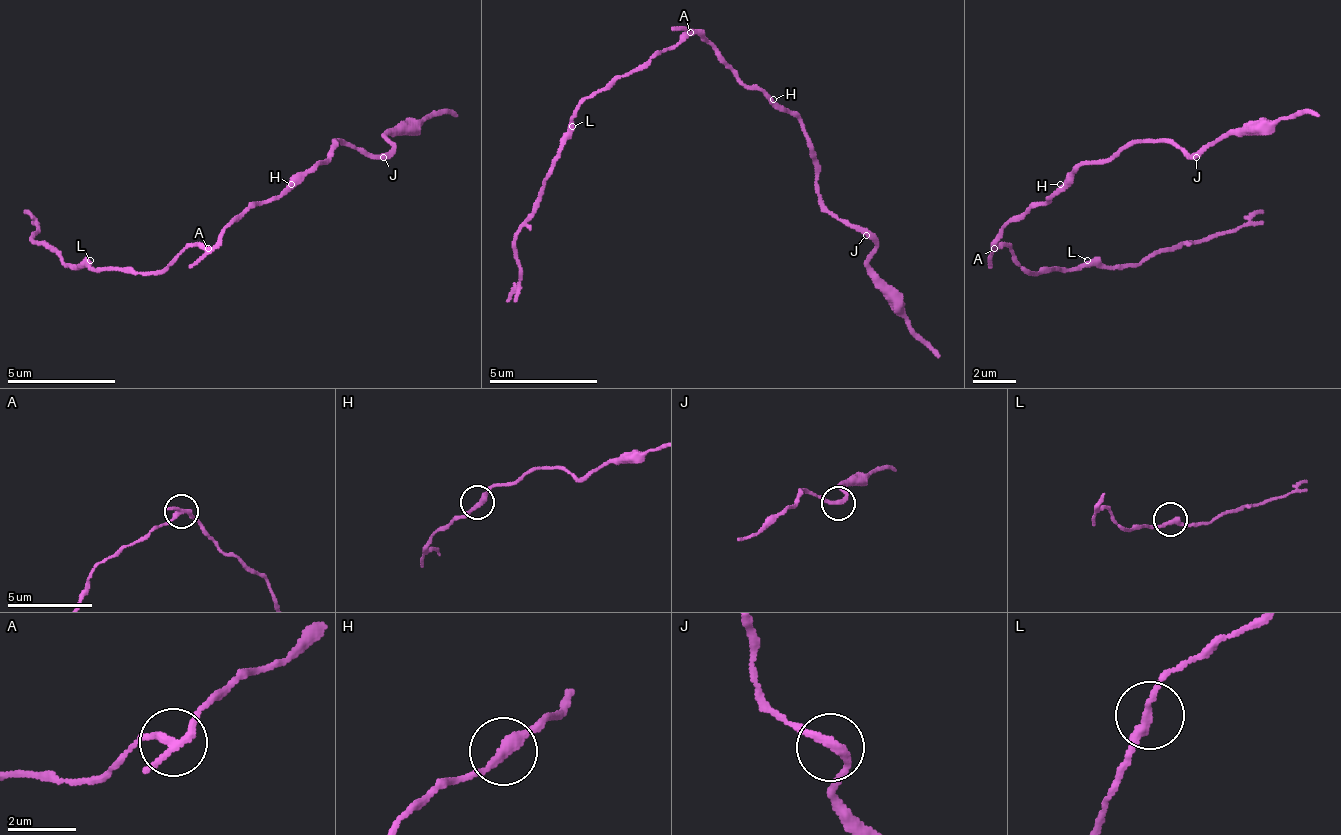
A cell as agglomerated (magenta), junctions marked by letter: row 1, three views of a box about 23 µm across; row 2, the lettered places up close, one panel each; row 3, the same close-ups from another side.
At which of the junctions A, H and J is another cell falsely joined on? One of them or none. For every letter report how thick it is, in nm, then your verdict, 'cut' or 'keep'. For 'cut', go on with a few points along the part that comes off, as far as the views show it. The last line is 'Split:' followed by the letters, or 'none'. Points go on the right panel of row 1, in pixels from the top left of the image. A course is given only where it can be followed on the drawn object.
A: 240 nm | cut | (995, 250), (1006, 244), (1028, 271), (1136, 266), (1191, 244), (1245, 228), (1261, 212)
H: 260 nm | keep
J: 240 nm | keep
Split: A

